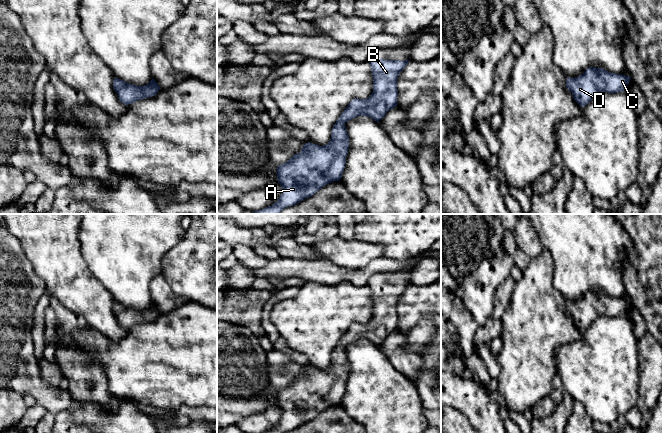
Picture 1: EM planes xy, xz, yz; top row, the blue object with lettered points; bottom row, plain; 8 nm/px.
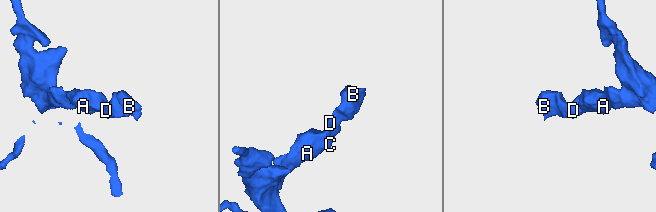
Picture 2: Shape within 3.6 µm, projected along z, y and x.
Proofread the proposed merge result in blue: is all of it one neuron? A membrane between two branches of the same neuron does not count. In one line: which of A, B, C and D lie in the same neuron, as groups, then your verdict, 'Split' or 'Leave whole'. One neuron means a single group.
Groups: A B C D. Leave whole

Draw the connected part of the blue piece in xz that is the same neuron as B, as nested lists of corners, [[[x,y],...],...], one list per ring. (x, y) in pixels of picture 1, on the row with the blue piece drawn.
[[[375,60],[369,62],[373,77],[373,92],[365,99],[353,99],[344,109],[339,119],[332,128],[330,141],[319,146],[306,143],[300,153],[294,154],[287,162],[277,167],[277,180],[281,185],[281,195],[277,202],[265,209],[253,211],[254,214],[280,214],[286,207],[296,205],[300,201],[311,197],[323,186],[340,181],[346,164],[346,156],[349,150],[349,137],[345,123],[357,116],[366,116],[379,122],[386,113],[397,106],[397,79],[400,72],[408,64],[409,60]]]

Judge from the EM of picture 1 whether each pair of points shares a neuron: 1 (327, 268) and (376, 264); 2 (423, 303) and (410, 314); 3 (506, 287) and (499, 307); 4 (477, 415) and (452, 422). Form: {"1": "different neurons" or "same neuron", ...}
{"1": "same neuron", "2": "same neuron", "3": "same neuron", "4": "different neurons"}

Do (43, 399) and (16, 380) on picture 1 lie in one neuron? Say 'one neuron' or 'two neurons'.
one neuron

